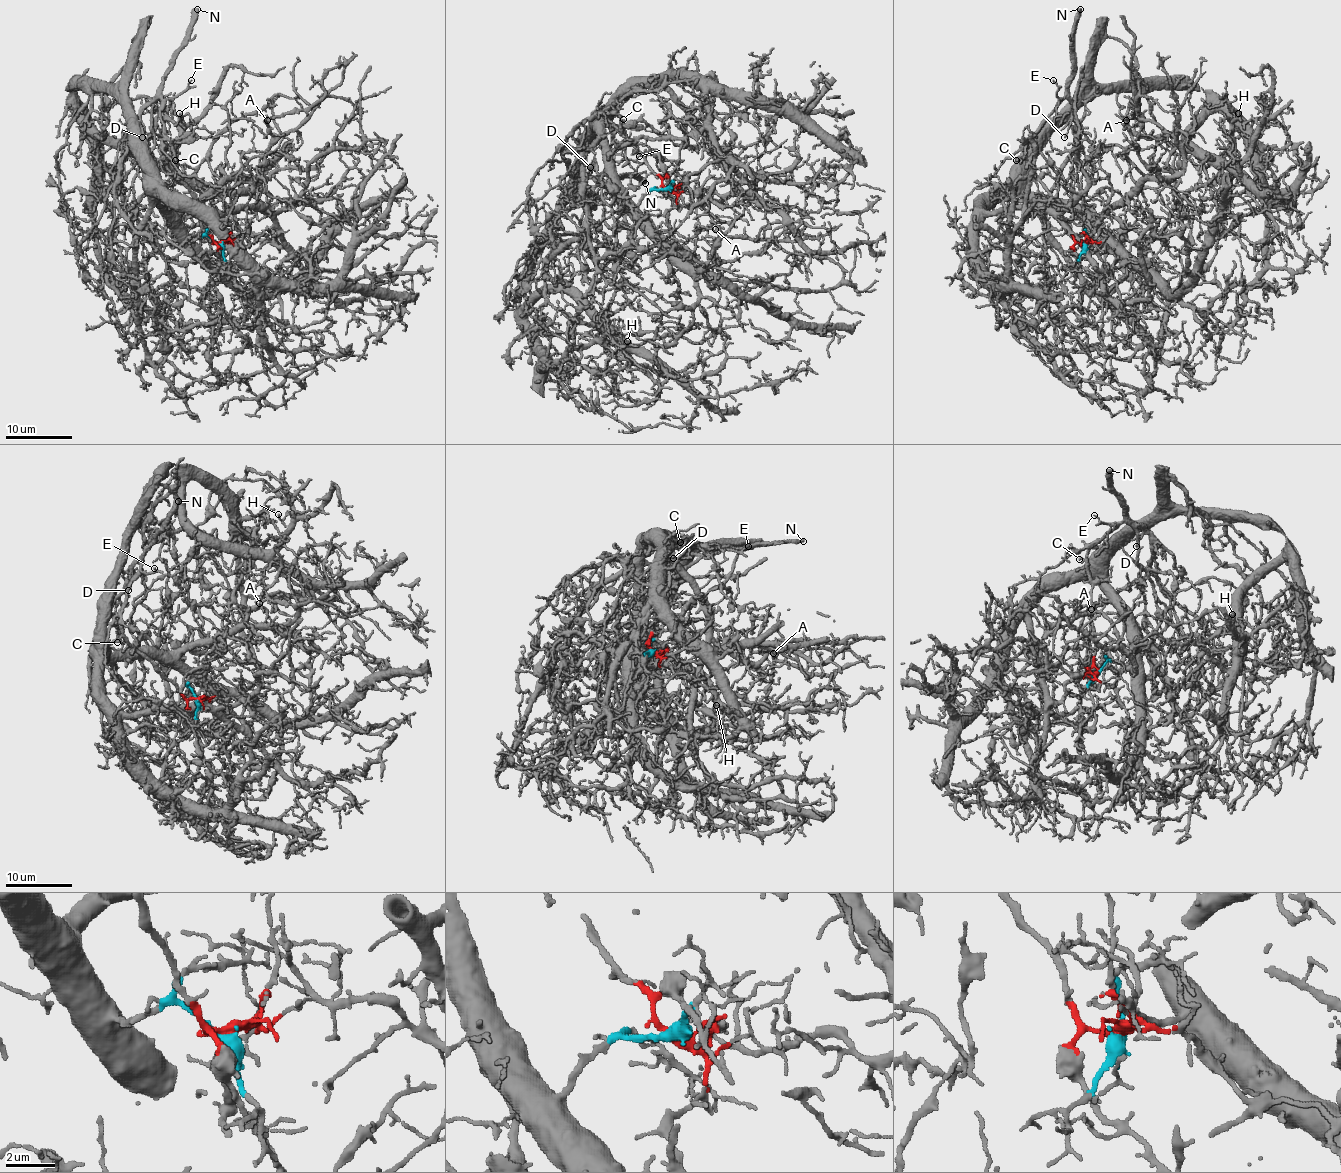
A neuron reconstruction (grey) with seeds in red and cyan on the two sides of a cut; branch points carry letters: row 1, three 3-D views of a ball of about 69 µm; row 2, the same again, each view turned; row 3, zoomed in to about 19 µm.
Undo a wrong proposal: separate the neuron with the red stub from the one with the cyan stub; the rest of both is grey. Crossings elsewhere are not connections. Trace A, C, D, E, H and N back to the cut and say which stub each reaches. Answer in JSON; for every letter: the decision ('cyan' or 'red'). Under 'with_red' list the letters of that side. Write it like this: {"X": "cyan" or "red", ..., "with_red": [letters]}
{"A": "cyan", "C": "red", "D": "red", "E": "red", "H": "cyan", "N": "red", "with_red": ["C", "D", "E", "N"]}

